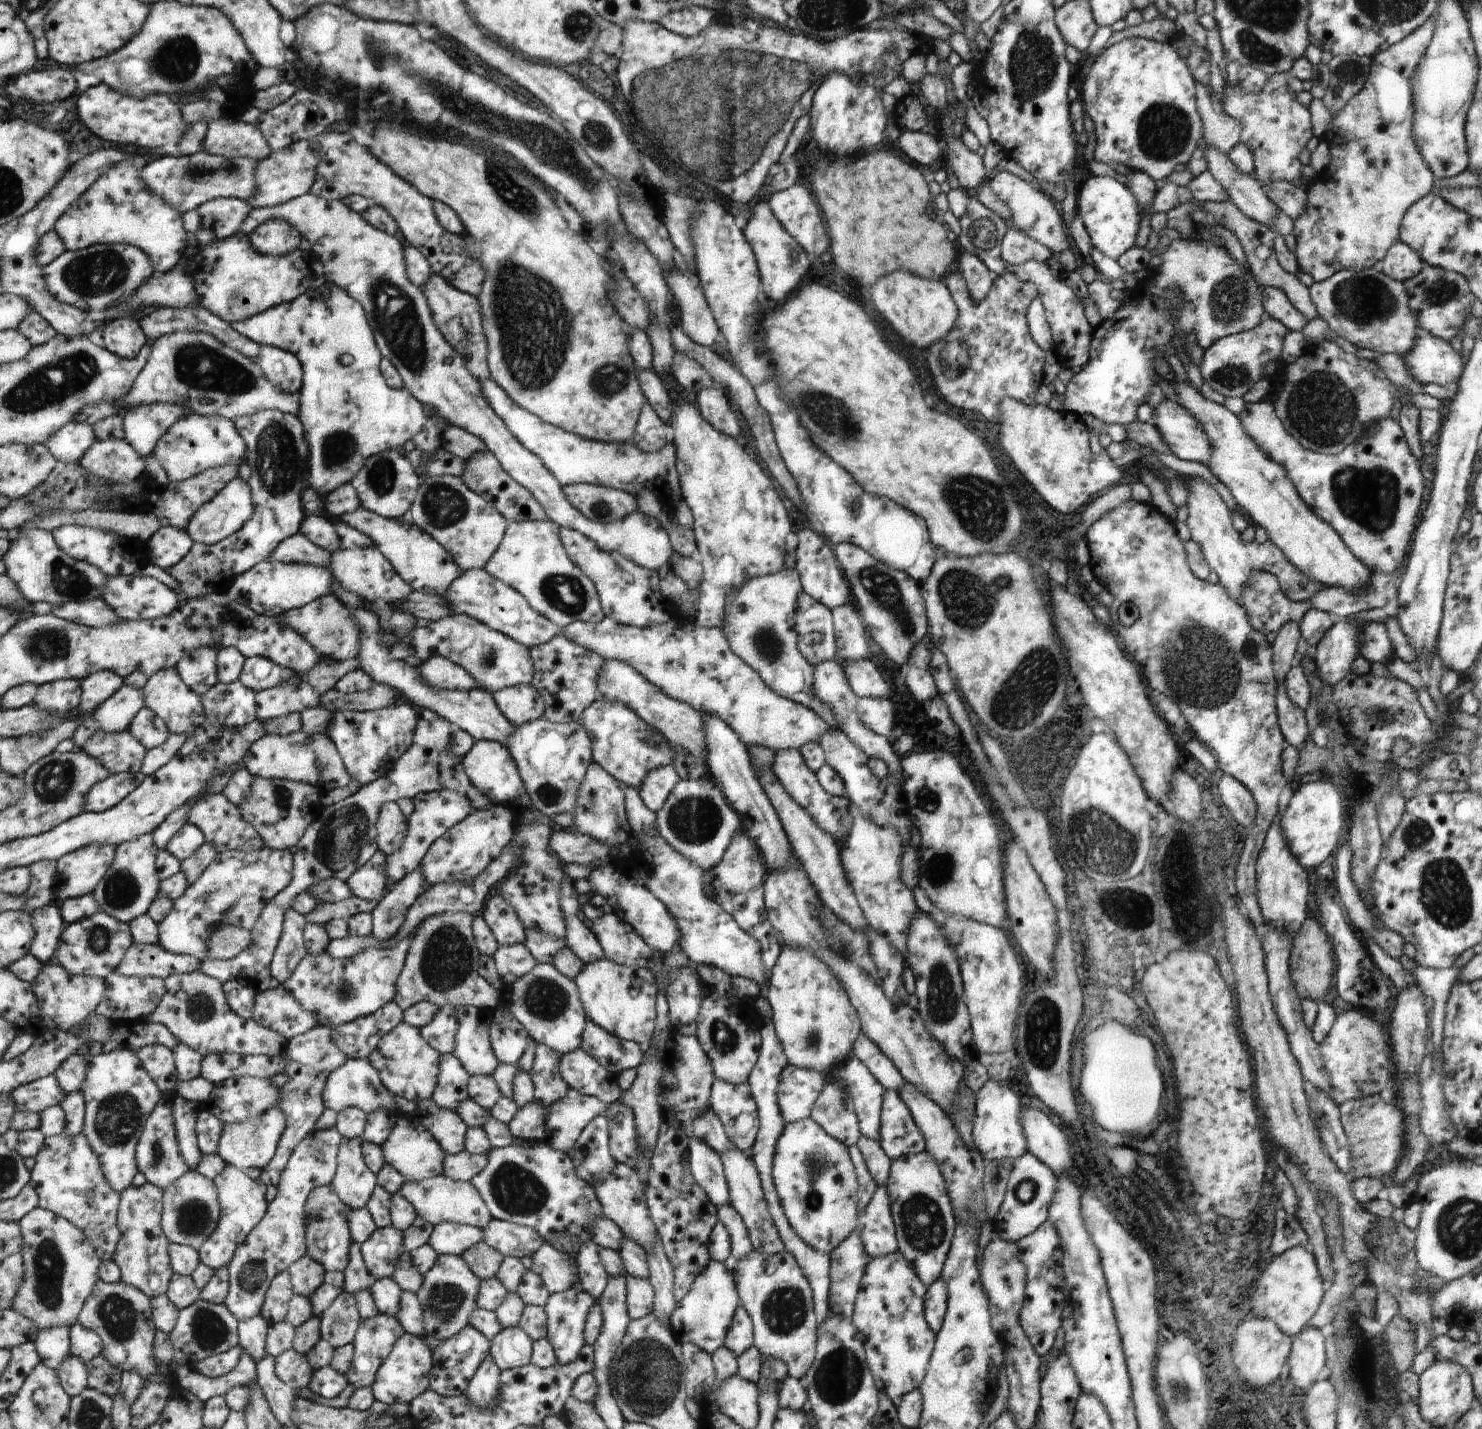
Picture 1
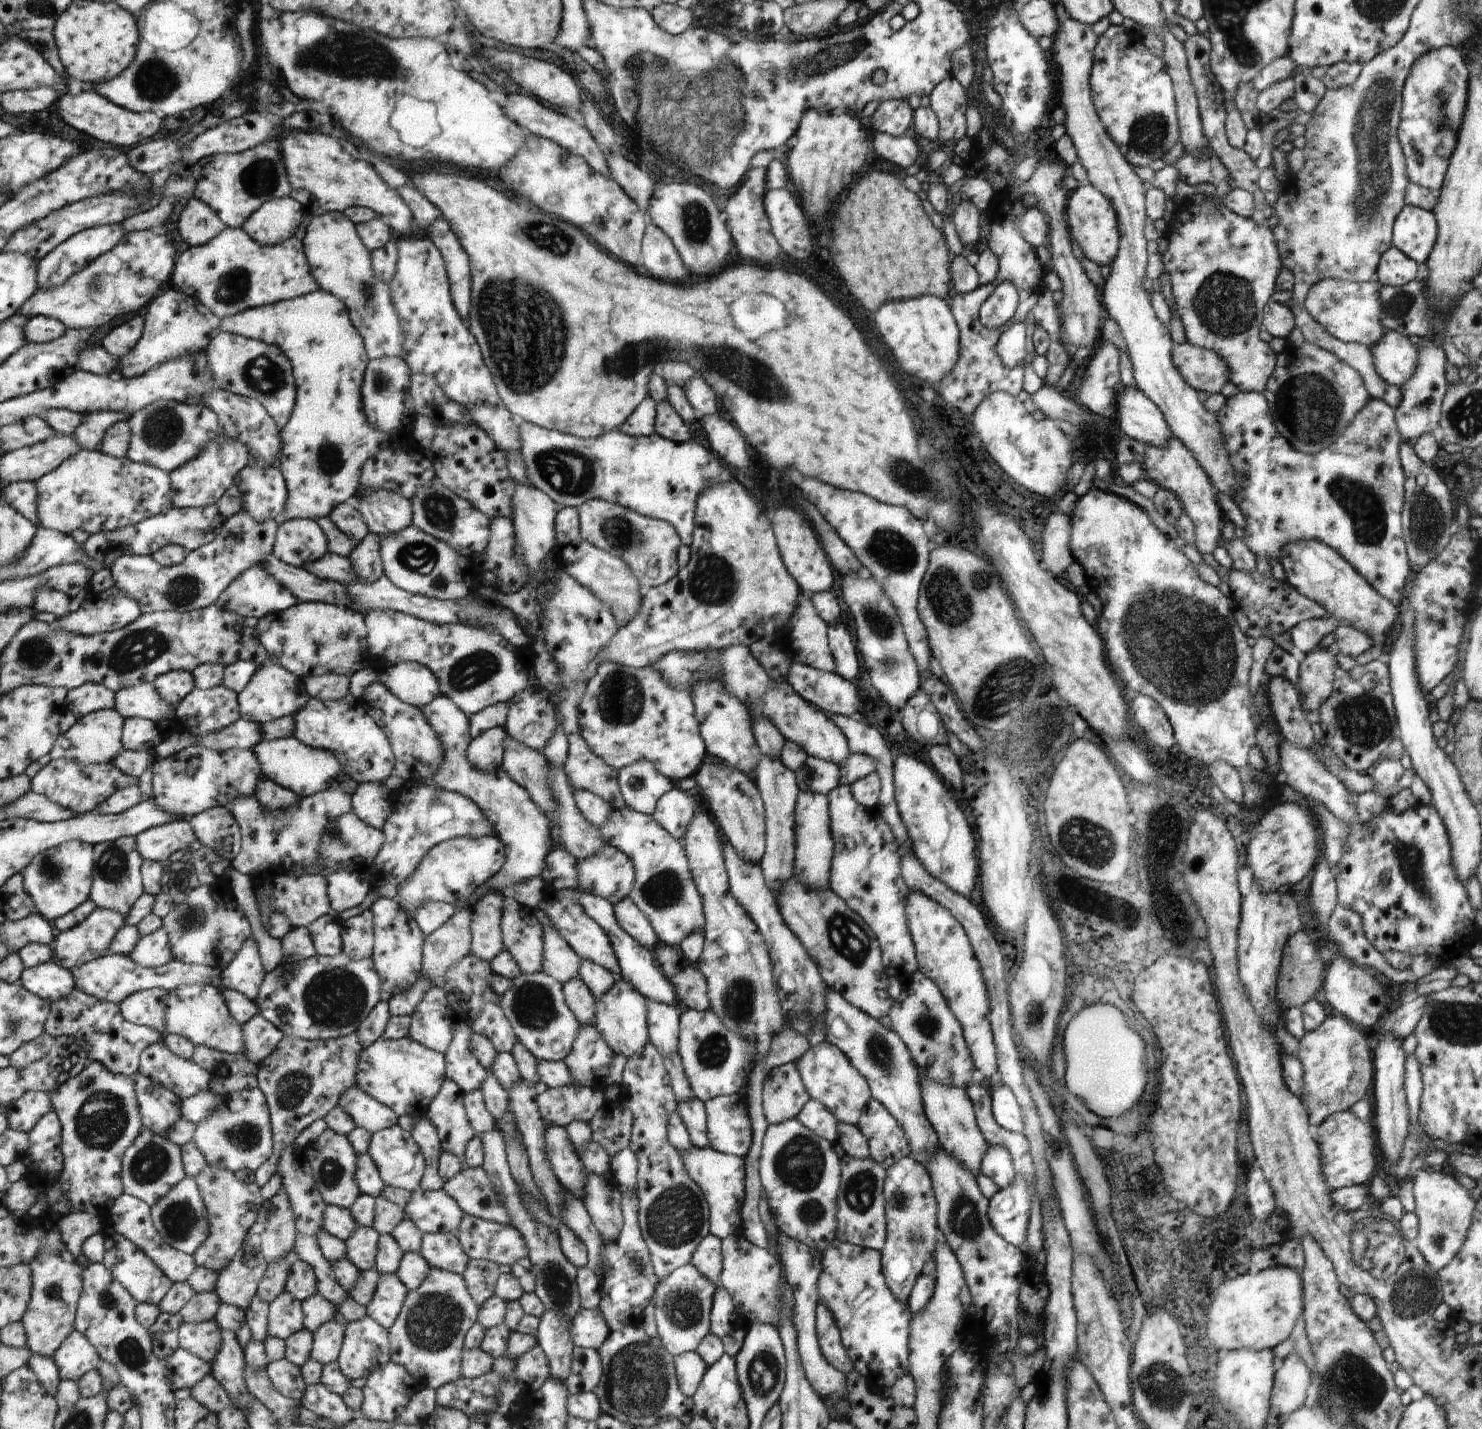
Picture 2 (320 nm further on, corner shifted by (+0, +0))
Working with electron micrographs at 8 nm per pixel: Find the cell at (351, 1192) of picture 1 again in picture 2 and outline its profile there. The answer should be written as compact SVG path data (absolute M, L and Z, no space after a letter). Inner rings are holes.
M326 1129L311 1147L309 1163L317 1189L324 1197L326 1204L349 1209L360 1198L360 1189L356 1184L357 1151L353 1148L349 1137Z

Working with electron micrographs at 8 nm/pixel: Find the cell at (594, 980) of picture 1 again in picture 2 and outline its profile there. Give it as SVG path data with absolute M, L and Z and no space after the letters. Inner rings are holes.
M616 980L613 987L595 1001L595 1029L601 1034L606 1044L616 1053L626 1058L643 1054L649 1043L648 1008L646 998L637 989L624 981Z

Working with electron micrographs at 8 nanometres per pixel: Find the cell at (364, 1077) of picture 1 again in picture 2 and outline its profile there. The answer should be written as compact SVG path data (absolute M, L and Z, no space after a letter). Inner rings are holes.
M357 1084L345 1092L339 1105L352 1117L356 1127L371 1133L397 1124L398 1117L392 1109L366 1094Z

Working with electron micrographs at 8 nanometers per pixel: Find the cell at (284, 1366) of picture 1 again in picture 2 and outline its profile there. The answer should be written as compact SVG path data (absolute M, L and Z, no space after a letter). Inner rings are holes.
M285 1358L268 1363L266 1368L274 1388L286 1398L300 1401L307 1384L301 1375L301 1367L288 1362Z

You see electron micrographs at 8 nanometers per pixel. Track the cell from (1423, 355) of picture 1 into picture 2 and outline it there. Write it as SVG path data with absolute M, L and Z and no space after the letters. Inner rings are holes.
M1386 331L1382 338L1370 347L1378 376L1388 385L1394 384L1400 388L1414 374L1418 356L1416 344L1419 343L1413 338L1398 334L1396 331Z

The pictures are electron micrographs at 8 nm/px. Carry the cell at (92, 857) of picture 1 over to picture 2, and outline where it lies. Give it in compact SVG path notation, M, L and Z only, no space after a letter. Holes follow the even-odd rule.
M79 840L59 844L35 856L24 872L26 890L36 901L37 912L55 924L89 898L93 881L93 845Z

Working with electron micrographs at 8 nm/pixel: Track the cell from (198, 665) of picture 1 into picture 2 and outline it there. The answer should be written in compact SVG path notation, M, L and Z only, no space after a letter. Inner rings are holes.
M168 671L154 679L152 683L159 696L172 707L196 688L193 673L188 671Z

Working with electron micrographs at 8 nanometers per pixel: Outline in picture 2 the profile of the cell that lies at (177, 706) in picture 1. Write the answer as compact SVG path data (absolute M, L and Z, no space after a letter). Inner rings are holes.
M140 683L115 692L116 709L123 717L142 717L160 723L174 721L174 708L156 692L153 683Z

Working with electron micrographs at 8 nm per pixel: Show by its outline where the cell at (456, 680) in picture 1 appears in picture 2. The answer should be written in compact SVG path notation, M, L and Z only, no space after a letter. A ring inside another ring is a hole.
M400 661L392 666L380 667L377 682L382 683L402 702L419 709L440 694L434 673L414 661Z

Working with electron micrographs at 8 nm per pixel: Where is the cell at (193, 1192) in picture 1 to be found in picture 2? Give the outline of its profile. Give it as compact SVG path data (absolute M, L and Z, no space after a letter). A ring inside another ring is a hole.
M186 1176L164 1199L151 1208L153 1224L164 1242L176 1250L195 1256L209 1233L209 1212L193 1177Z

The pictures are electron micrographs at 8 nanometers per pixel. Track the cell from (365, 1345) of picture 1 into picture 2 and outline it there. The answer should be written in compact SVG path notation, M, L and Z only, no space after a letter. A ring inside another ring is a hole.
M368 1315L363 1320L347 1322L344 1343L341 1348L340 1358L336 1361L342 1374L349 1381L355 1378L368 1378L369 1373L382 1368L389 1358L390 1345L387 1330L371 1319Z

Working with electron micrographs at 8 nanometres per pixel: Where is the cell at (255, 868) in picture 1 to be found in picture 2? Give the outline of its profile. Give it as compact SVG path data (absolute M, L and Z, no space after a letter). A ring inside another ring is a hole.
M162 926L156 932L138 939L129 957L143 967L160 967L173 959L167 930Z

